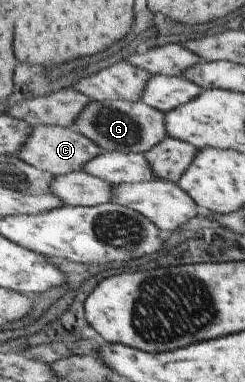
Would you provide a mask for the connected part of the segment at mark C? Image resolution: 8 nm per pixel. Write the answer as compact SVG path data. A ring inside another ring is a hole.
M36 126L33 127L33 132L16 156L38 169L52 173L52 175L63 176L82 171L83 166L102 153L104 150L95 141L80 134L72 127Z

